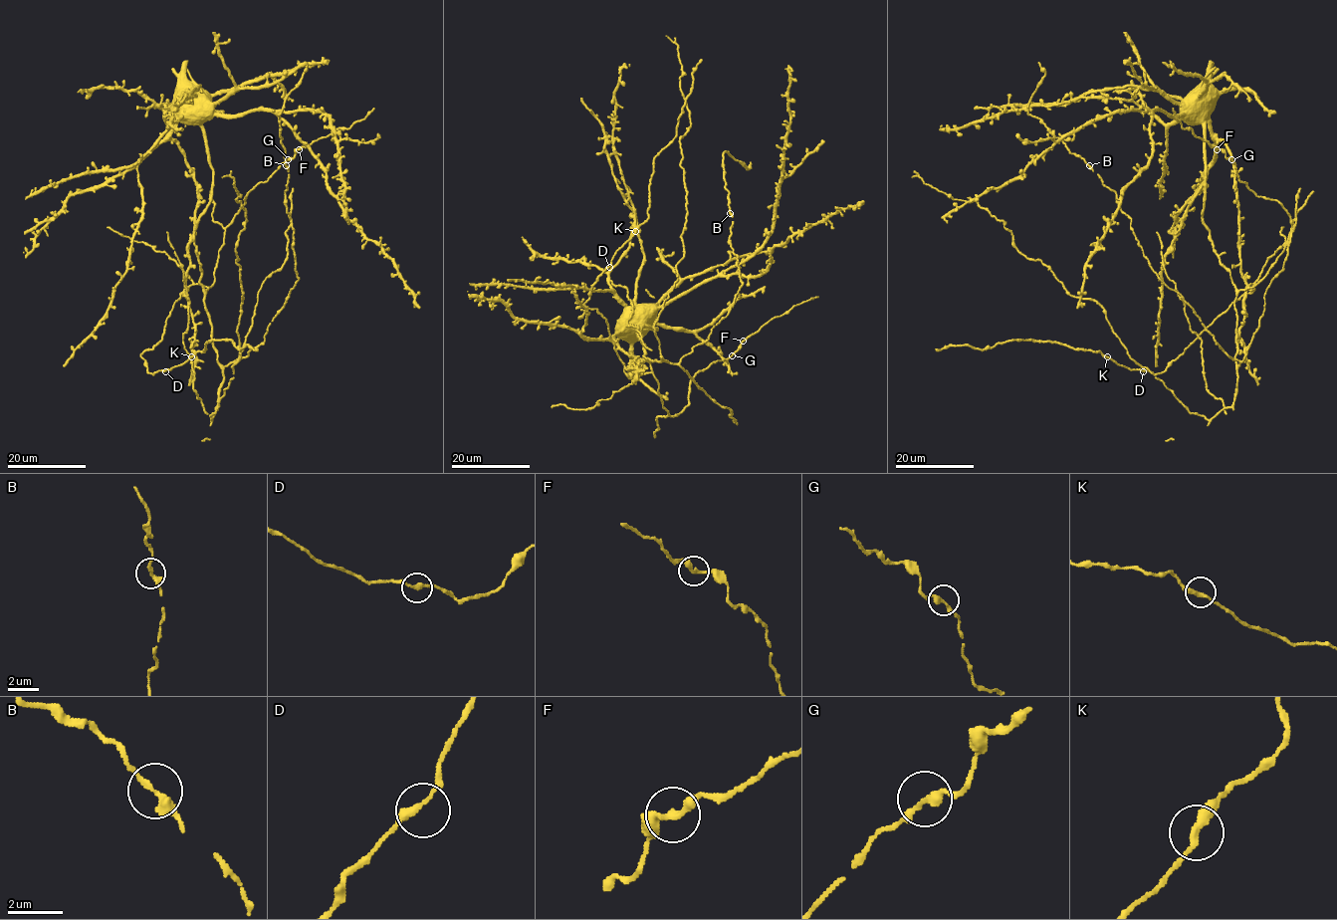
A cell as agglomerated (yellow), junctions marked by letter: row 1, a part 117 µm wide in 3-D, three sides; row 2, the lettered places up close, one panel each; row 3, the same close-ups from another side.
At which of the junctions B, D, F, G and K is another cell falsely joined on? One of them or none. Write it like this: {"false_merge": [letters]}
{"false_merge": []}

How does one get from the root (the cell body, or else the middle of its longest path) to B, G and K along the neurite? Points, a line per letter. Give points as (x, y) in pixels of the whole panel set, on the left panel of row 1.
B: (195, 104), (206, 109), (200, 126), (212, 194), (193, 241), (223, 366), (265, 341), (298, 280), (285, 165)
G: (195, 104), (206, 109), (200, 126), (212, 170), (211, 200), (193, 232), (205, 290), (225, 228), (288, 159)
K: (195, 104), (170, 133), (198, 199), (184, 291), (162, 339), (140, 355), (152, 374), (191, 356)

